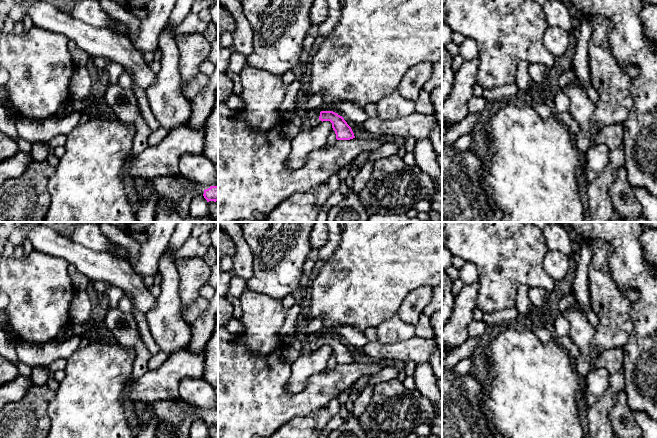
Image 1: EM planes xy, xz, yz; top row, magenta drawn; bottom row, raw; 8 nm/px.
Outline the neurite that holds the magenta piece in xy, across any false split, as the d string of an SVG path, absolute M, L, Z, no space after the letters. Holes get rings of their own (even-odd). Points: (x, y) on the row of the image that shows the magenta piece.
M177 173L171 176L159 177L153 181L153 186L159 195L158 206L174 208L181 216L187 217L190 215L189 205L193 193L202 195L207 202L218 201L218 186L198 185L189 181L191 191L187 192L181 185L181 179L186 178Z

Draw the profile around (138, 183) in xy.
M134 178L134 187L136 189L146 189L153 186L153 181Z

